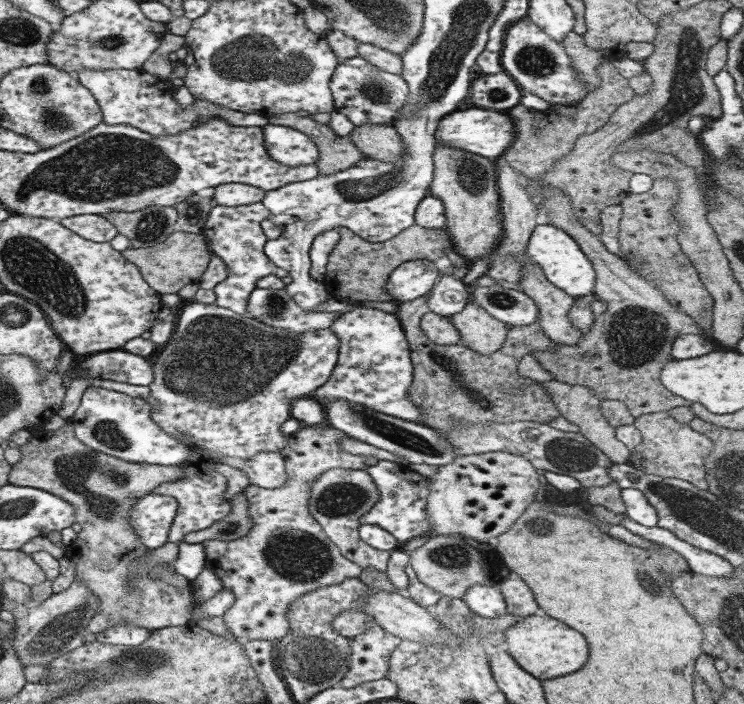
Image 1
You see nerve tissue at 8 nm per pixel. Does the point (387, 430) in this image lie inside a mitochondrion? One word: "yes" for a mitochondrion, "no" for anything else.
yes

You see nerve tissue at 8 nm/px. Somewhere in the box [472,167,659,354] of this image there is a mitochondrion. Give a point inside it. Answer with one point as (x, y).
(504, 300)

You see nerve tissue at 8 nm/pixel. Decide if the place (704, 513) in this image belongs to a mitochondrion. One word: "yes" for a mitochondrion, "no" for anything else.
yes

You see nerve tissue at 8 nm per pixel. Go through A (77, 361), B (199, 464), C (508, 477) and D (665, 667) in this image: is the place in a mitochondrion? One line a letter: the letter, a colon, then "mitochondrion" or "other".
A: other
B: other
C: other
D: other

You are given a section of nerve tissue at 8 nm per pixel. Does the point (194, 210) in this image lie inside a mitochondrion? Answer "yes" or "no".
yes

